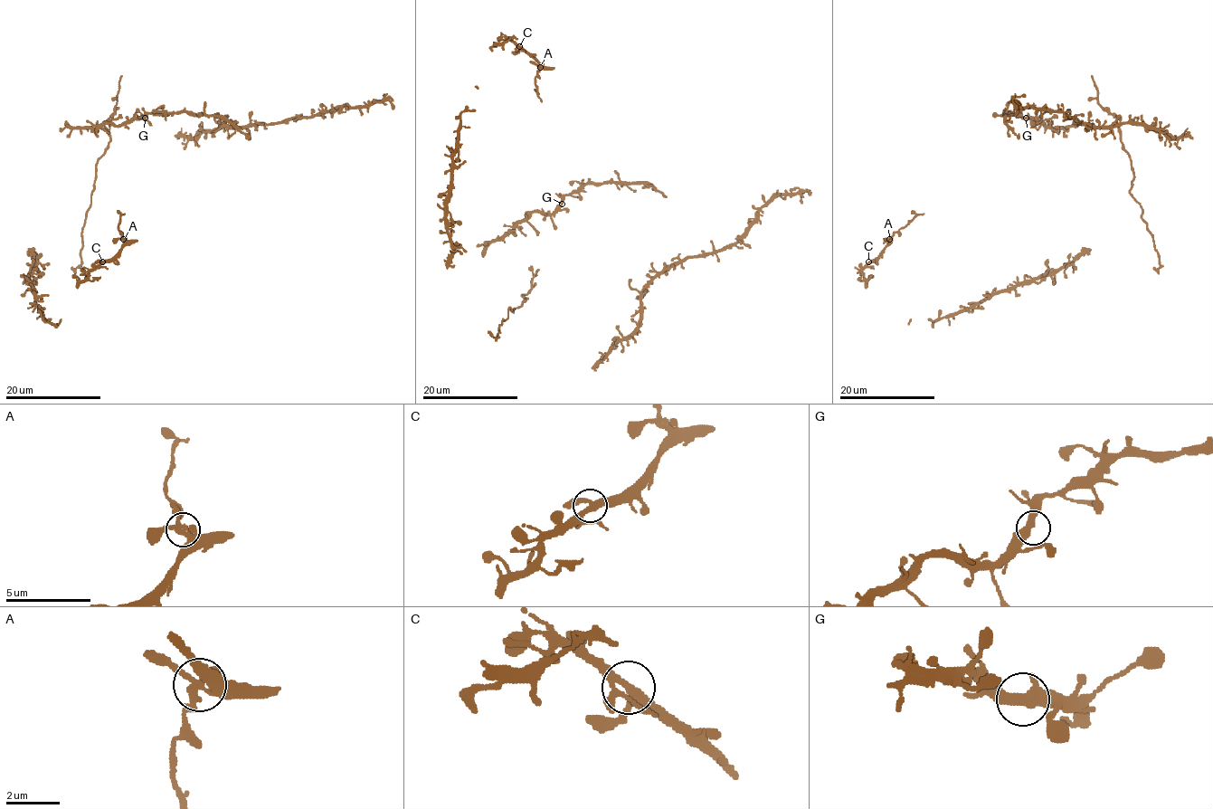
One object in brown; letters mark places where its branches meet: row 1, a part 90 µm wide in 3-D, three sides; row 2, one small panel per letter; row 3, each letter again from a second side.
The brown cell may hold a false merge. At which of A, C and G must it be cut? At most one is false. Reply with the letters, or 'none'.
A

